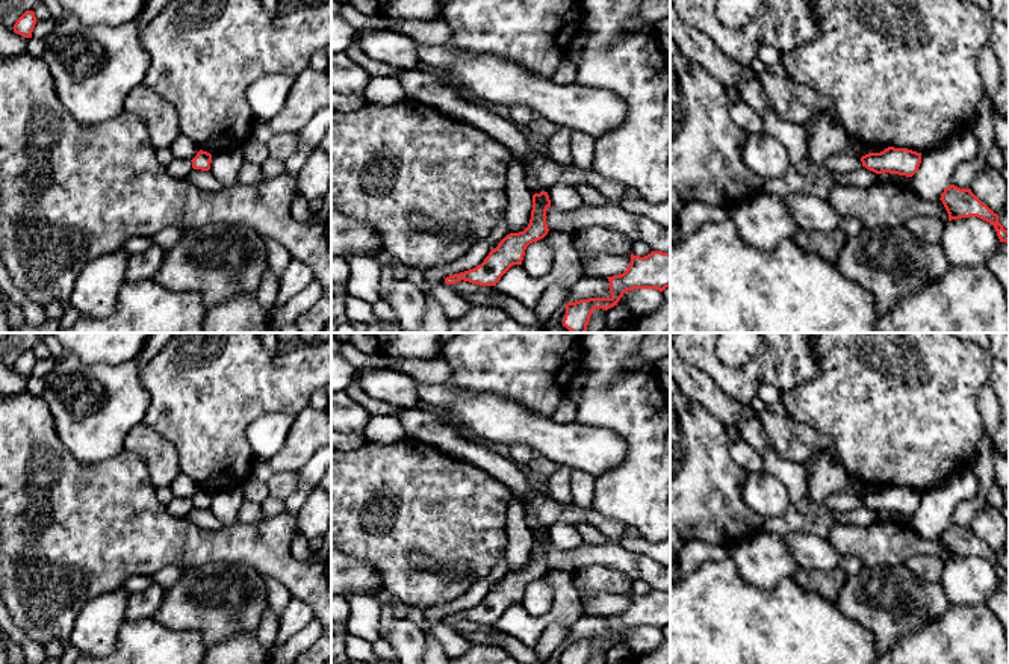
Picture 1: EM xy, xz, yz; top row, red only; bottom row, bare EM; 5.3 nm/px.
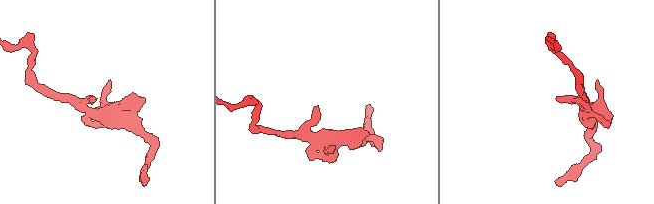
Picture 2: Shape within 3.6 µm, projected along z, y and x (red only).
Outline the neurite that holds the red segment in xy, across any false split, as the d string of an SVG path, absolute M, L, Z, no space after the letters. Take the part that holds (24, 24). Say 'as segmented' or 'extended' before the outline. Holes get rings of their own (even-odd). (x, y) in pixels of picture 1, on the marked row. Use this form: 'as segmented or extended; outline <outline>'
as segmented; outline M26 11L14 24L14 32L24 36L24 38L32 38L32 32L36 24L36 17L33 11Z

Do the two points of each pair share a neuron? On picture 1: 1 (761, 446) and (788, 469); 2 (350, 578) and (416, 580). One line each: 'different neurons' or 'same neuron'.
1: same neuron
2: different neurons

